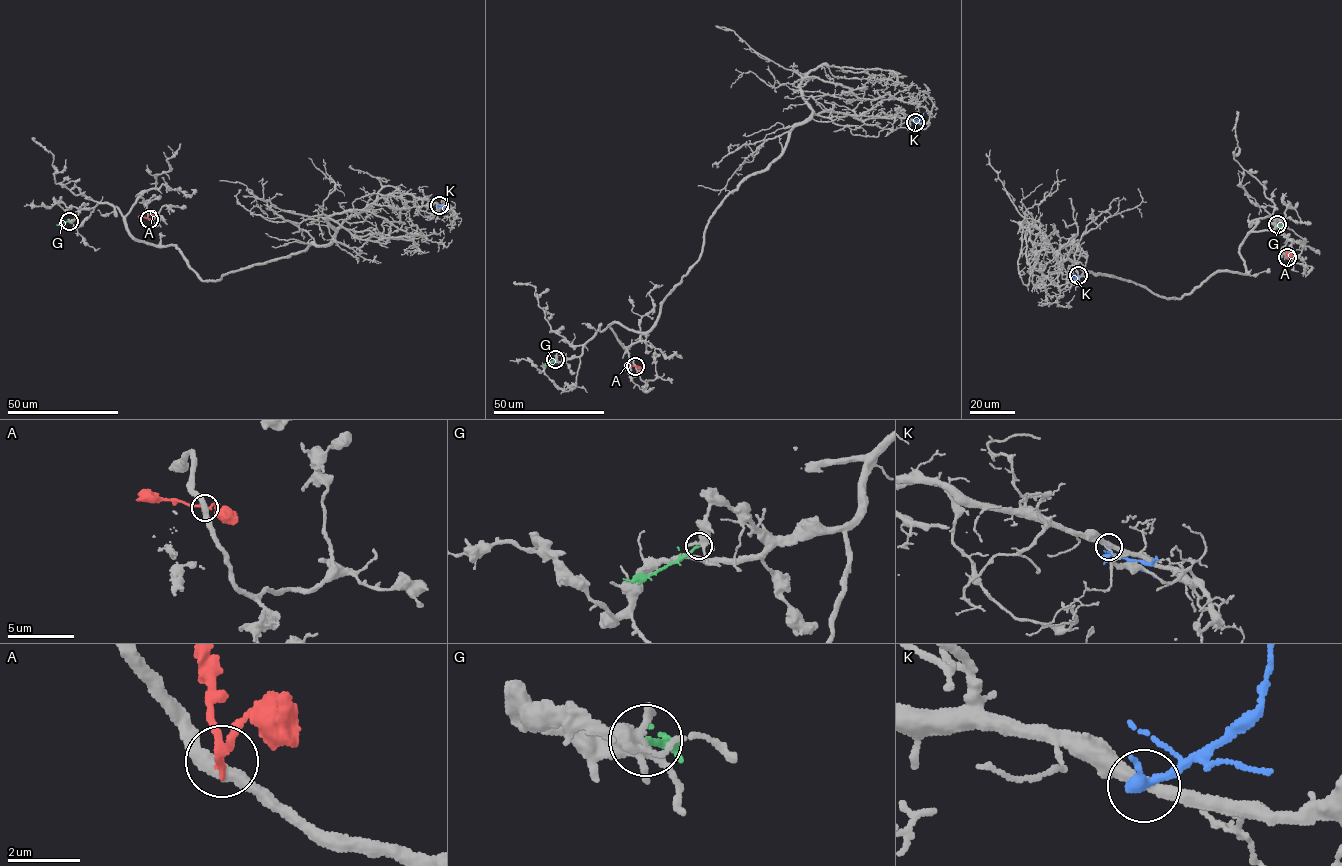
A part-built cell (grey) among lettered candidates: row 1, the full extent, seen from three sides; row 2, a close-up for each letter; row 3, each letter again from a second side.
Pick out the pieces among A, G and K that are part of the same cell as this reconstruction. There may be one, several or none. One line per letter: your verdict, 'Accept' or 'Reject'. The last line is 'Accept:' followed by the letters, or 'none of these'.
A: Reject
G: Reject
K: Reject
Accept: none of these

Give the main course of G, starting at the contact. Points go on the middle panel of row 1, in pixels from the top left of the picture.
G: (555, 360), (542, 365)

